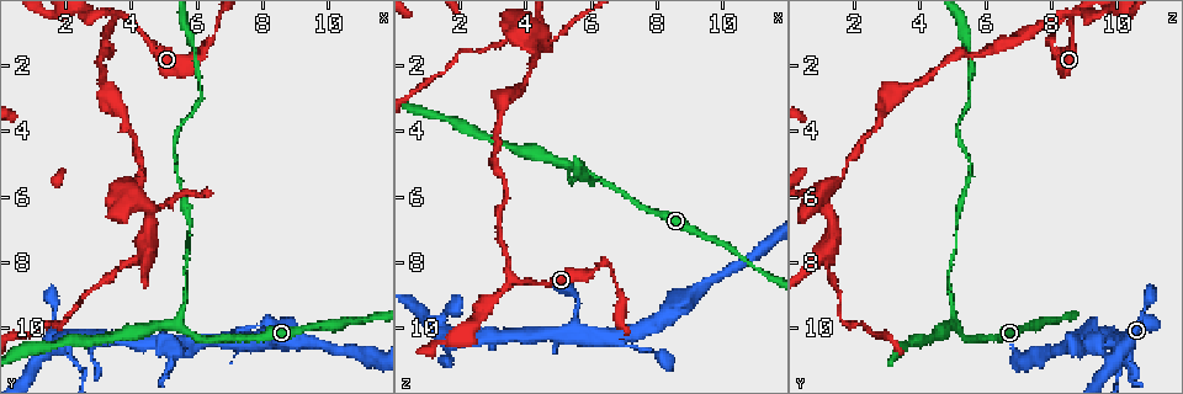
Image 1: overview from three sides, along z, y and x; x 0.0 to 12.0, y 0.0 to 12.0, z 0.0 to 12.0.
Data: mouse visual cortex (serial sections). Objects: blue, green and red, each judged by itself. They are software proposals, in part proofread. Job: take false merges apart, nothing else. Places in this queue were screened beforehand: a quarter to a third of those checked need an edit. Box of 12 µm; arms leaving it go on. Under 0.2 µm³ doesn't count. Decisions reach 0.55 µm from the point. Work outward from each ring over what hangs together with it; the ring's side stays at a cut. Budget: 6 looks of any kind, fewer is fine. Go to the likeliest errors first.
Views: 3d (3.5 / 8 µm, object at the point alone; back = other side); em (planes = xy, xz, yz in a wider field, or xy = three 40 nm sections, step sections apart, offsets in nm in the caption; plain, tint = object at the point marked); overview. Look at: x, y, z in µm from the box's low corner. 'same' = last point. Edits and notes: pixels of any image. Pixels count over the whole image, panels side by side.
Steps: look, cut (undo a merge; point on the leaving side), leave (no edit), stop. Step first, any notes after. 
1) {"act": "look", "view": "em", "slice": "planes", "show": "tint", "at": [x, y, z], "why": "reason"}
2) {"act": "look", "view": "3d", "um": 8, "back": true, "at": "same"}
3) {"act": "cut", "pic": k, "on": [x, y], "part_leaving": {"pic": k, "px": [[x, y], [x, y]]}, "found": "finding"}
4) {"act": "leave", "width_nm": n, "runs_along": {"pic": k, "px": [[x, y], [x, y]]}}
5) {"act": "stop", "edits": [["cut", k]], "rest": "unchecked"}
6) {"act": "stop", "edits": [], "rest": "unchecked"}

{"act": "look", "view": "3d", "um": 3.5, "at": [4.1, 5.8, 1.2], "why": "arms part here"}

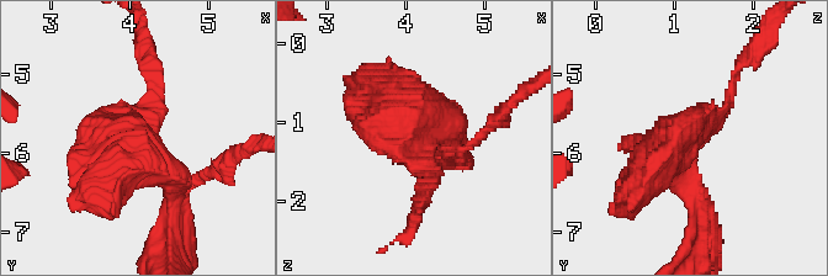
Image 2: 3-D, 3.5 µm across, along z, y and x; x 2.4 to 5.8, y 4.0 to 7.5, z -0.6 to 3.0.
{"act": "look", "view": "em", "slice": "xy", "step": 1, "show": "tint", "at": [4.00, 5.70, 1.15], "why": "need the tissue"}

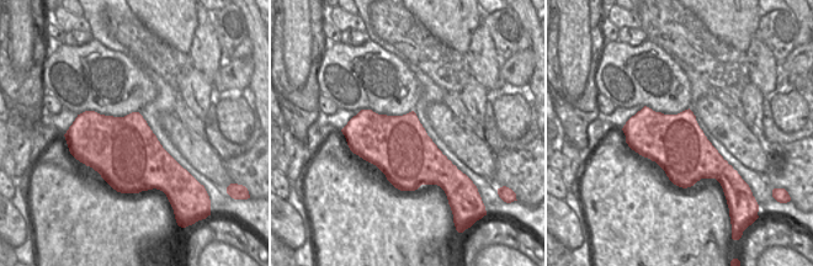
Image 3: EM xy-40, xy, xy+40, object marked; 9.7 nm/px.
{"act": "leave", "runs_along": {"pic": 2, "px": [[726, 106], [665, 152], [700, 201]]}, "found": "continuous, no second cell"}

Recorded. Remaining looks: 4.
{"act": "look", "view": "3d", "um": 3.5, "back": true, "at": [5.4, 9.9, 5.1], "why": "arms part here"}

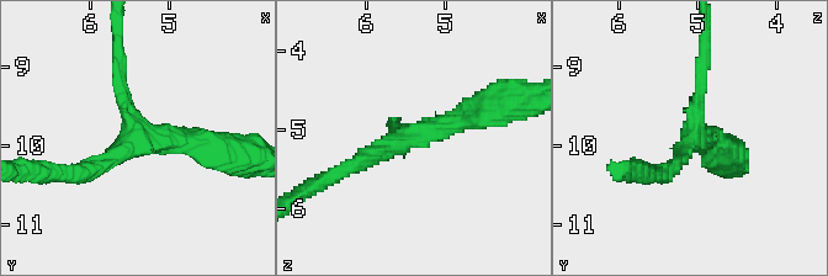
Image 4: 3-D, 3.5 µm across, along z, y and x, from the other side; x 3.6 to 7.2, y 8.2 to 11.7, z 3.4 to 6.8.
{"act": "look", "view": "em", "slice": "xy", "step": 5, "show": "tint", "at": [5.45, 9.90, 5.10]}

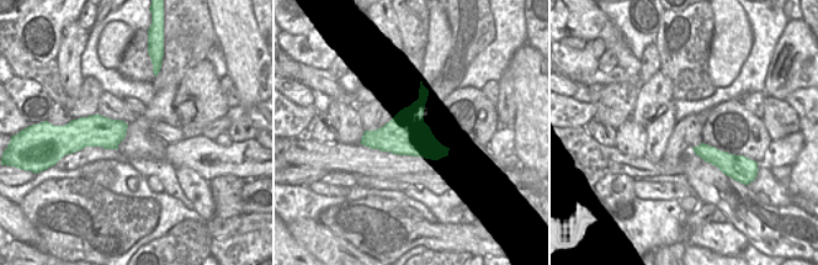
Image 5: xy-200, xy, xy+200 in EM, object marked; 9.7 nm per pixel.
{"act": "leave", "runs_along": {"pic": 4, "px": [[345, 169], [422, 131], [486, 112]]}, "found": "one cell here"}

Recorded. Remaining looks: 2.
{"act": "look", "view": "3d", "um": 3.5, "at": [4.3, 7.9, 1.2], "why": "branch point"}

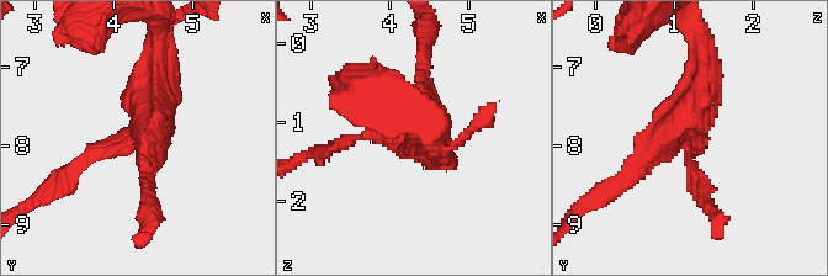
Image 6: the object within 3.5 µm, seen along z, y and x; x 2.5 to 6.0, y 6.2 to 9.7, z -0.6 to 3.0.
{"act": "look", "view": "em", "slice": "xy", "step": 1, "show": "tint", "at": [4.30, 7.85, 1.25], "arms": 3, "arm_widths_nm": [150, 250, 250]}

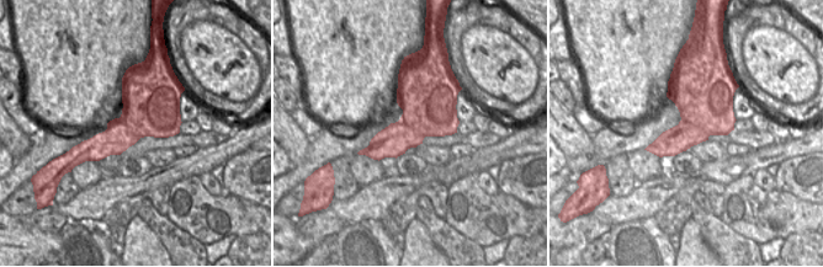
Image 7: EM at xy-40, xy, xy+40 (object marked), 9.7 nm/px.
{"act": "cut", "pic": 6, "on": [90, 157], "width_nm": 500, "border": {"pic": 7, "px": [[681, 118], [701, 127], [710, 134]]}, "found": "two cells meet here"}

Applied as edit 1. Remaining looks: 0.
{"act": "stop", "edits": [["cut", 6]], "rest": "unchecked"}

